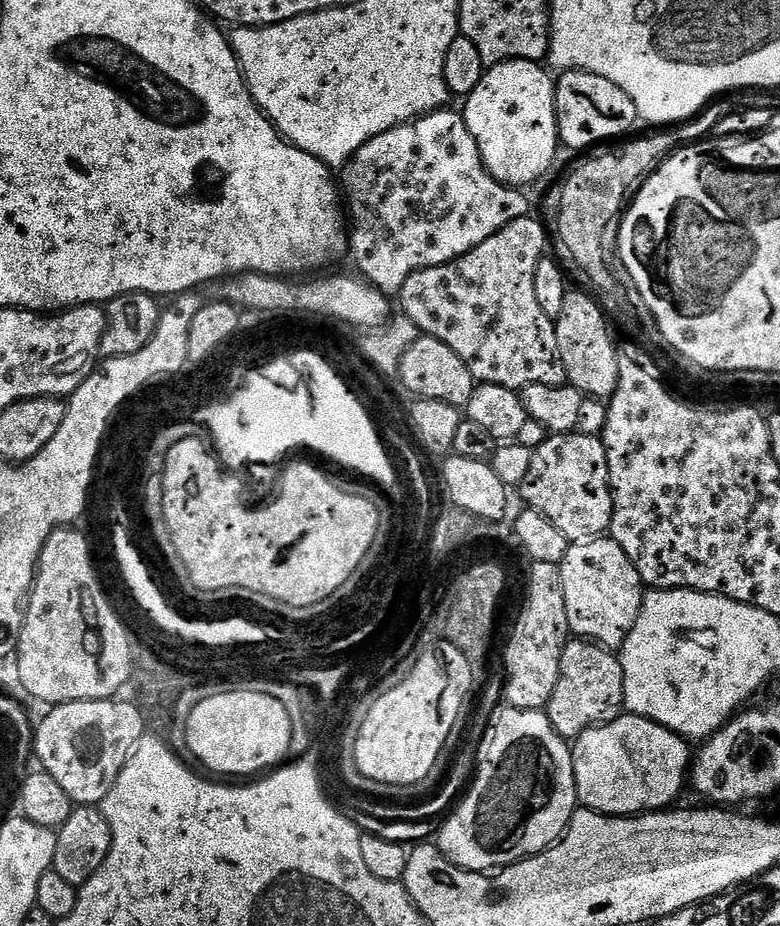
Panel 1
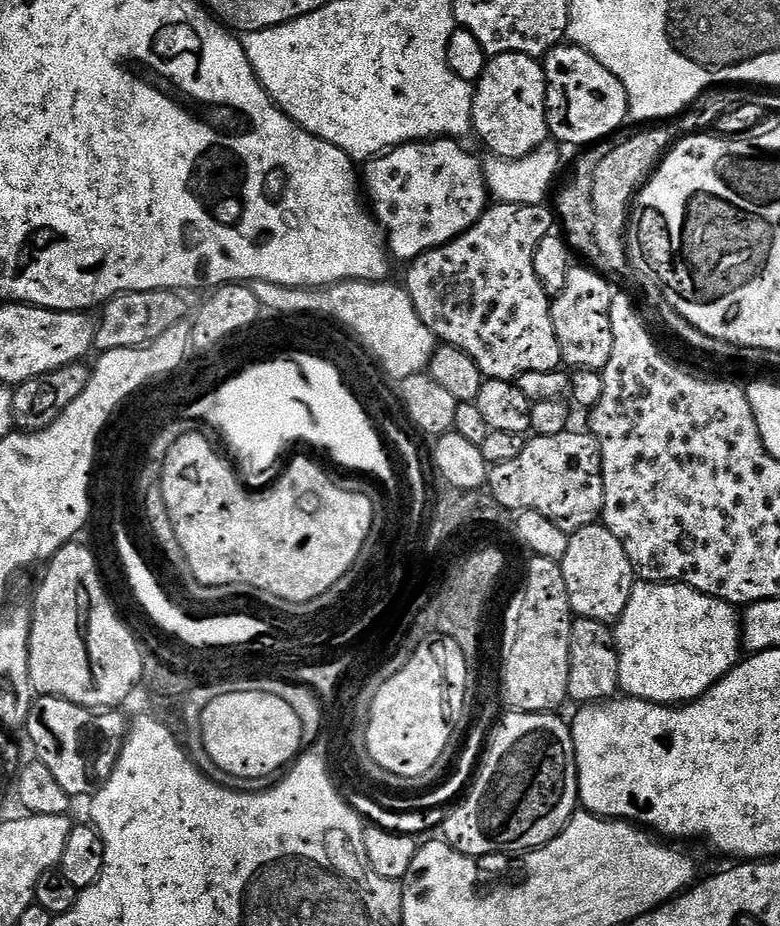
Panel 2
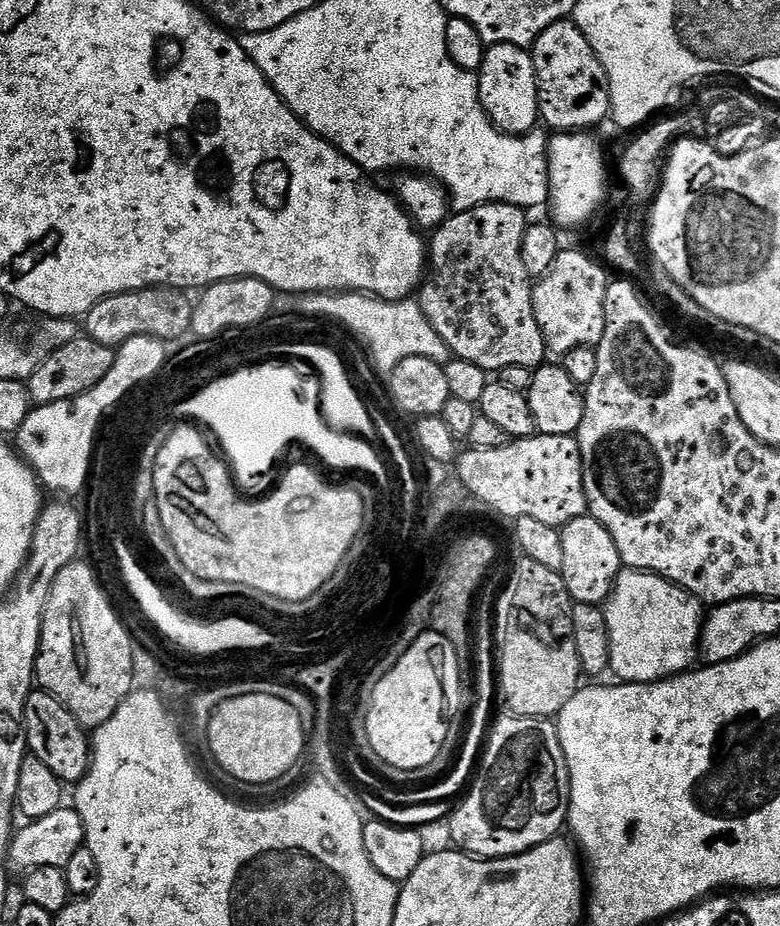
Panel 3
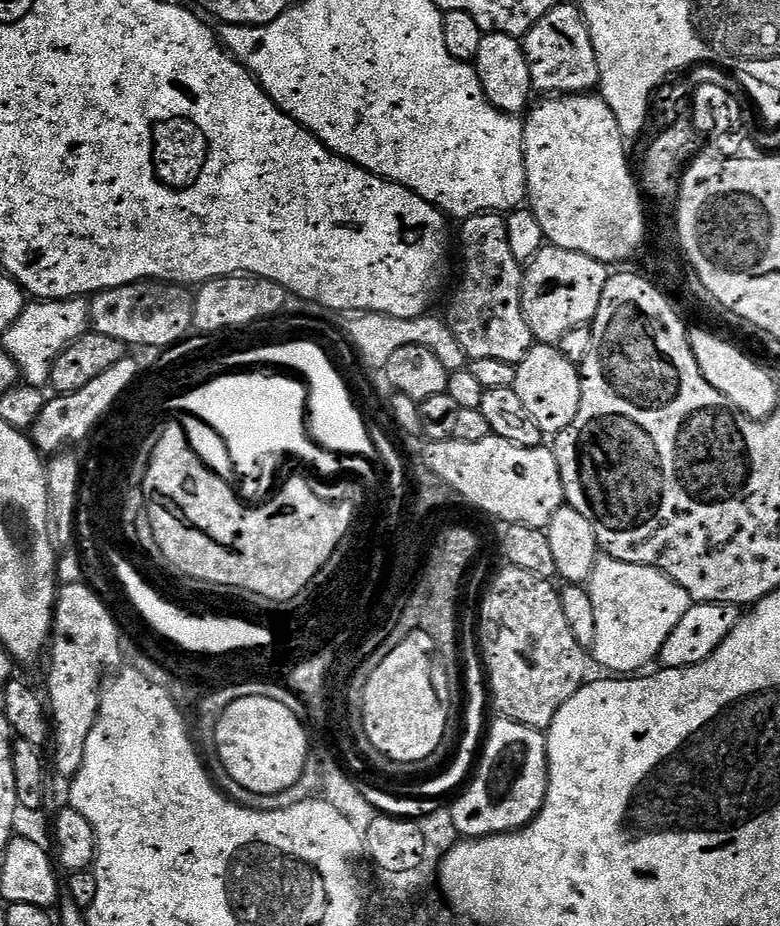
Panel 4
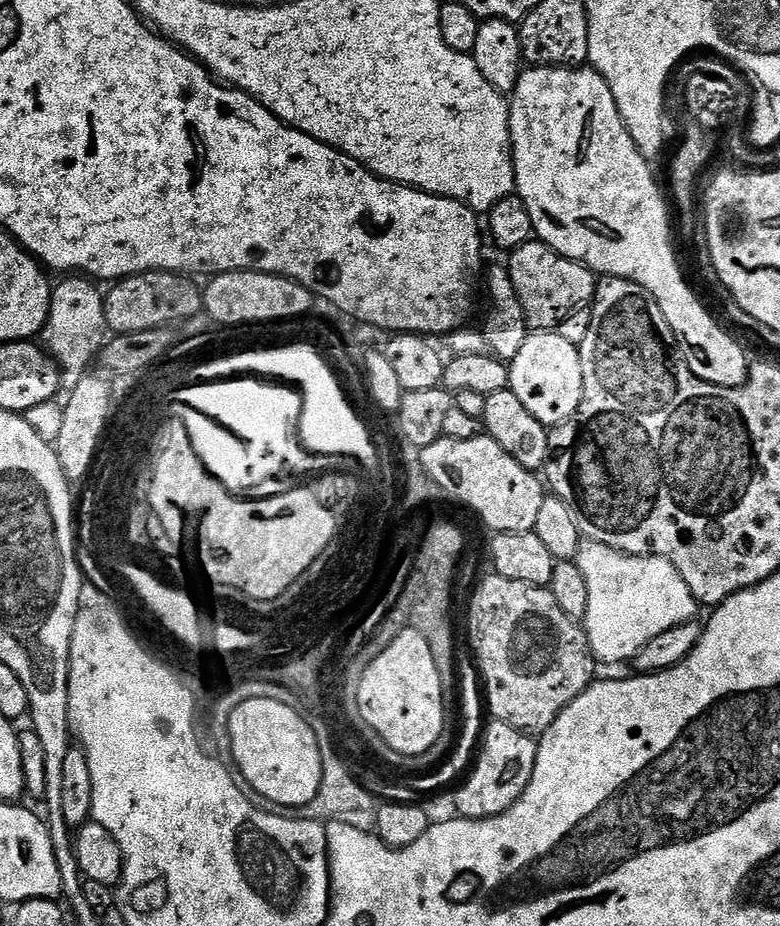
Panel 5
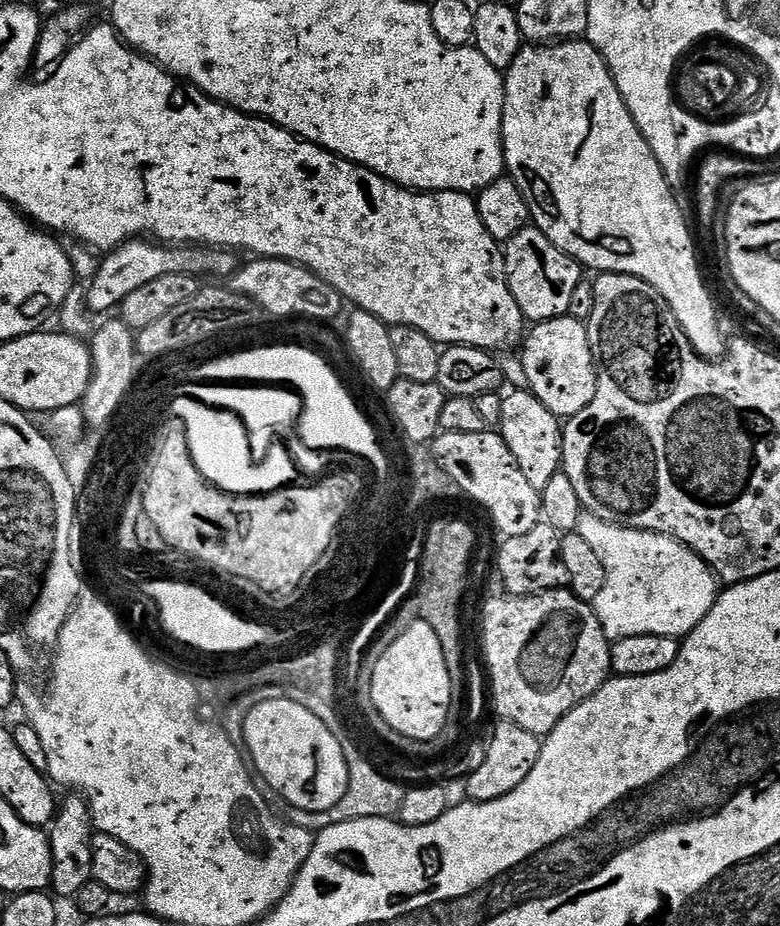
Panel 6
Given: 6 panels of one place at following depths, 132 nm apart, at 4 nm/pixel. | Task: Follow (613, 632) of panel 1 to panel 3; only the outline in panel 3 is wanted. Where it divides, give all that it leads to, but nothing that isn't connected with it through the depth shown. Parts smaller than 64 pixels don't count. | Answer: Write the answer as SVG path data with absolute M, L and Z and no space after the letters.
M589 514L574 518L574 522L565 524L560 529L560 537L563 561L559 574L566 582L566 590L577 604L603 605L622 571L618 546L614 546L610 530L606 530L606 526L602 526Z

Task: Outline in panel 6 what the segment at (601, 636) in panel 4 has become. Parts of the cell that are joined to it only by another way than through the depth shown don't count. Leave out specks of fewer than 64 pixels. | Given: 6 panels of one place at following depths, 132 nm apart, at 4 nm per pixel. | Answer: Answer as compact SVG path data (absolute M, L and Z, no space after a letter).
M581 511L576 531L586 538L604 572L604 588L594 602L609 641L635 636L683 638L710 614L718 595L716 573L700 556L674 538L624 528Z

